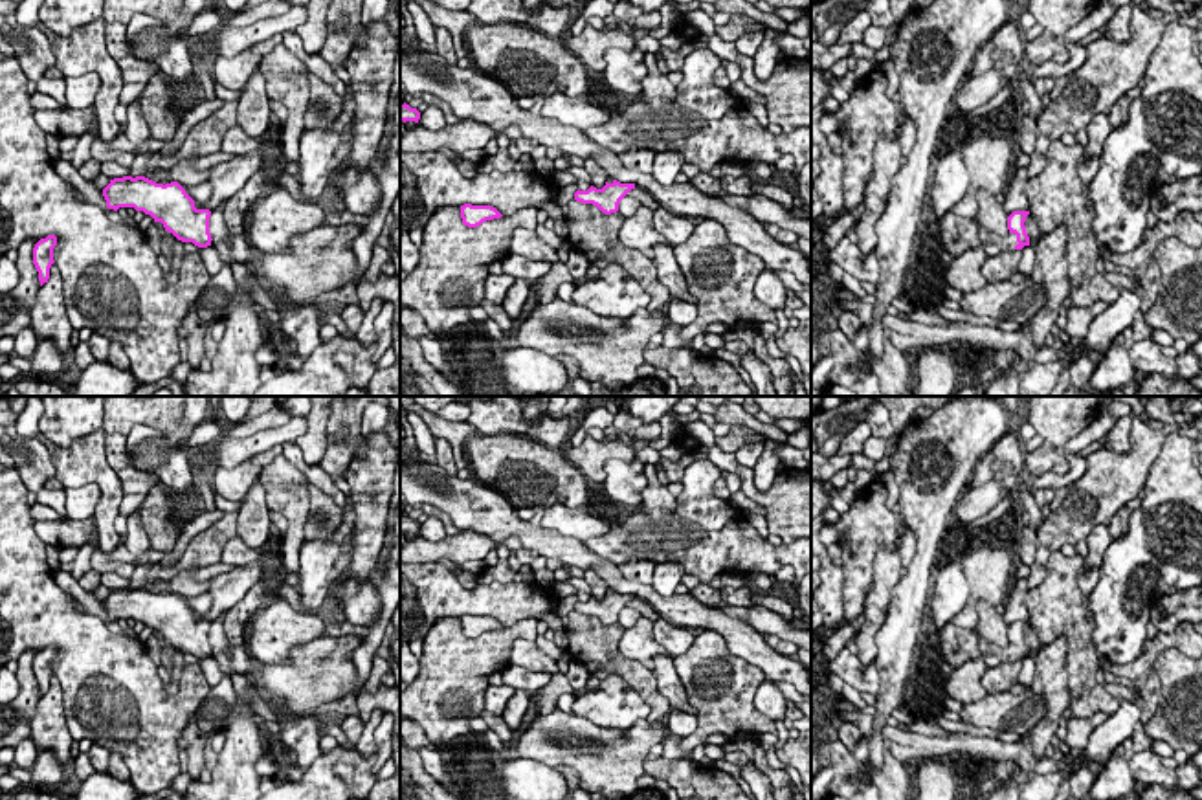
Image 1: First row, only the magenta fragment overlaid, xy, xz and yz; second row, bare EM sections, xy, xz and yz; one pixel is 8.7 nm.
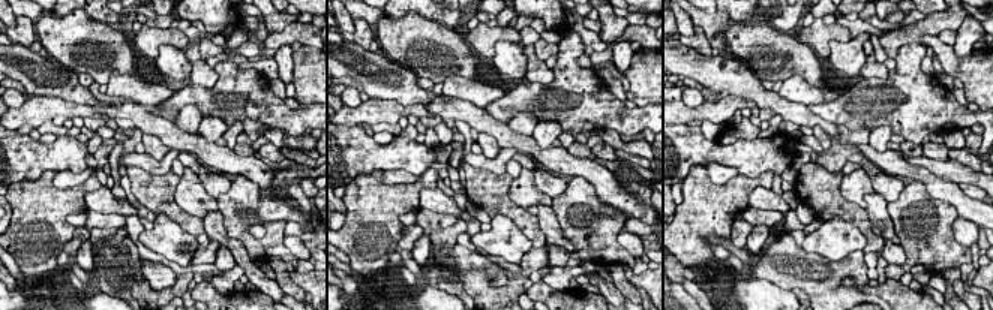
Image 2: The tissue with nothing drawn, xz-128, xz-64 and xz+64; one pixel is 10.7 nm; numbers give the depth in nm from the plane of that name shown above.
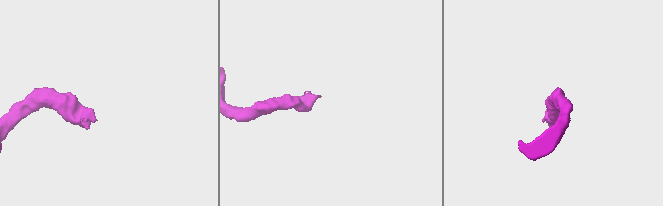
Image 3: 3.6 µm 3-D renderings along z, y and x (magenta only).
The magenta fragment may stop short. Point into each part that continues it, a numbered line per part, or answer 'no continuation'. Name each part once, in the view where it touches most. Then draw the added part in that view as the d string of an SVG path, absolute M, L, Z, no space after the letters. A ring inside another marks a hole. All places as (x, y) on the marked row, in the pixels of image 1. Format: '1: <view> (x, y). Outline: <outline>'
1: yz (993, 244). Outline: M978 224L978 229L980 229L980 240L987 257L995 257L1004 251L1015 251L1015 246L1018 244L1015 233L1009 233L1007 237L998 237L995 233L989 233L982 224Z

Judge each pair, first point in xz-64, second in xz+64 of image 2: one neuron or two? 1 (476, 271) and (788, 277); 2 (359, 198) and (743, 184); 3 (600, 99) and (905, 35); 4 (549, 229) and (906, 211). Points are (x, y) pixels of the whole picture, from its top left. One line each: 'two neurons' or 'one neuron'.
1: one neuron
2: one neuron
3: two neurons
4: two neurons

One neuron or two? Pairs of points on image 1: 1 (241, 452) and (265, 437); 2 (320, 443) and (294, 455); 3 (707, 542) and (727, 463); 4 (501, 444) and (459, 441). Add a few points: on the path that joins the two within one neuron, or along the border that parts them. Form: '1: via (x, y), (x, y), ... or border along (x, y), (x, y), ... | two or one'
1: via (246, 448), (259, 443) | one
2: border along (294, 441), (301, 457), (316, 466) | two
3: border along (709, 457), (722, 470) | two
4: border along (478, 433), (467, 444), (468, 466) | two

